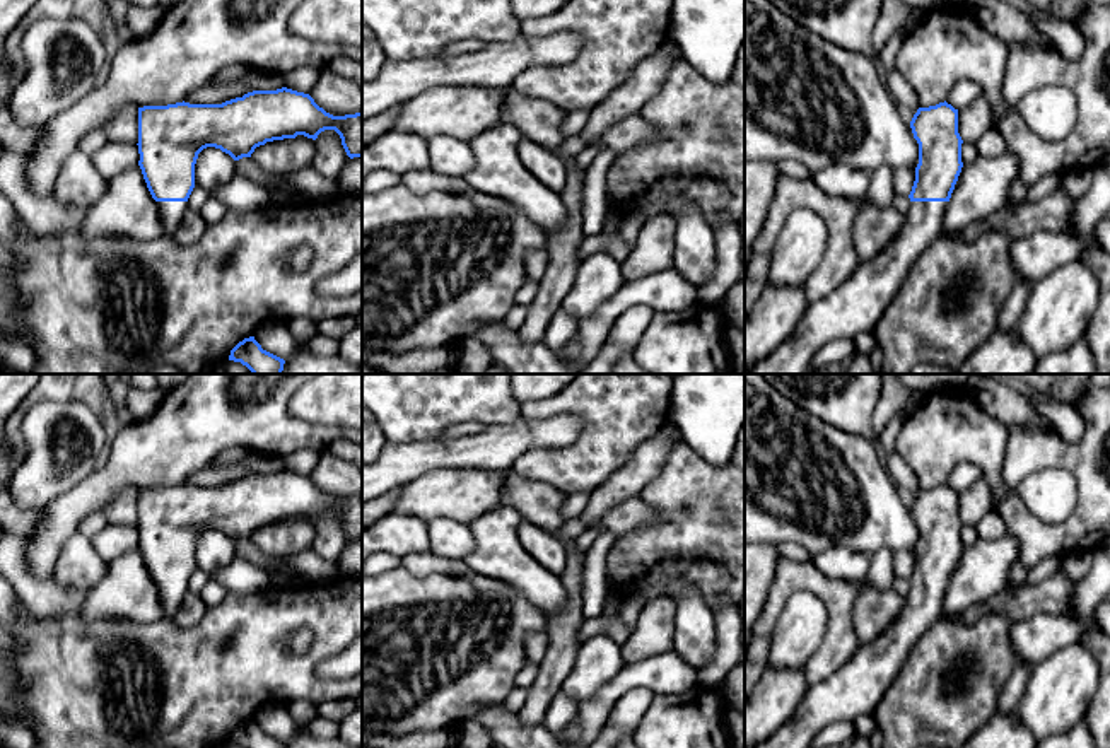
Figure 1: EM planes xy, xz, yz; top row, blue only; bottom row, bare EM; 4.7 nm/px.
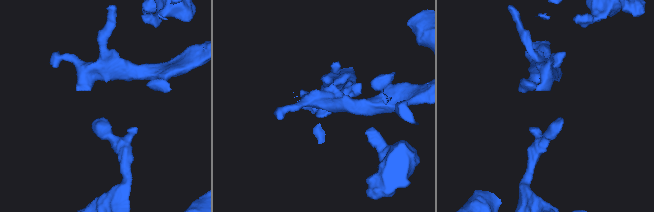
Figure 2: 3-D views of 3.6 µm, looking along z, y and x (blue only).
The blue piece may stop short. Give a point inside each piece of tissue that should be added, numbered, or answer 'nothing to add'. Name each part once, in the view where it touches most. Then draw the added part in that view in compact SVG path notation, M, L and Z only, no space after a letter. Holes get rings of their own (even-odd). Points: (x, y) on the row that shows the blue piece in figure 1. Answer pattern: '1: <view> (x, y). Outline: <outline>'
1: yz (858, 306). Outline: M910 202L898 236L828 297L809 302L796 331L745 374L809 374L821 348L873 331L919 254L941 234L948 202Z

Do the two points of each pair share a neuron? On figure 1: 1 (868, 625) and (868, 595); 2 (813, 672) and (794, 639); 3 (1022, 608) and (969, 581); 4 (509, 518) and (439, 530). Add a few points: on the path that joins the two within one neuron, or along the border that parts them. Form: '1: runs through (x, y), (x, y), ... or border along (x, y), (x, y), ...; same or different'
1: runs through (868, 619), (868, 601); same
2: border along (827, 625), (820, 646), (803, 670); different
3: border along (1004, 586), (960, 613); different
4: border along (468, 525), (475, 549), (463, 560); different

